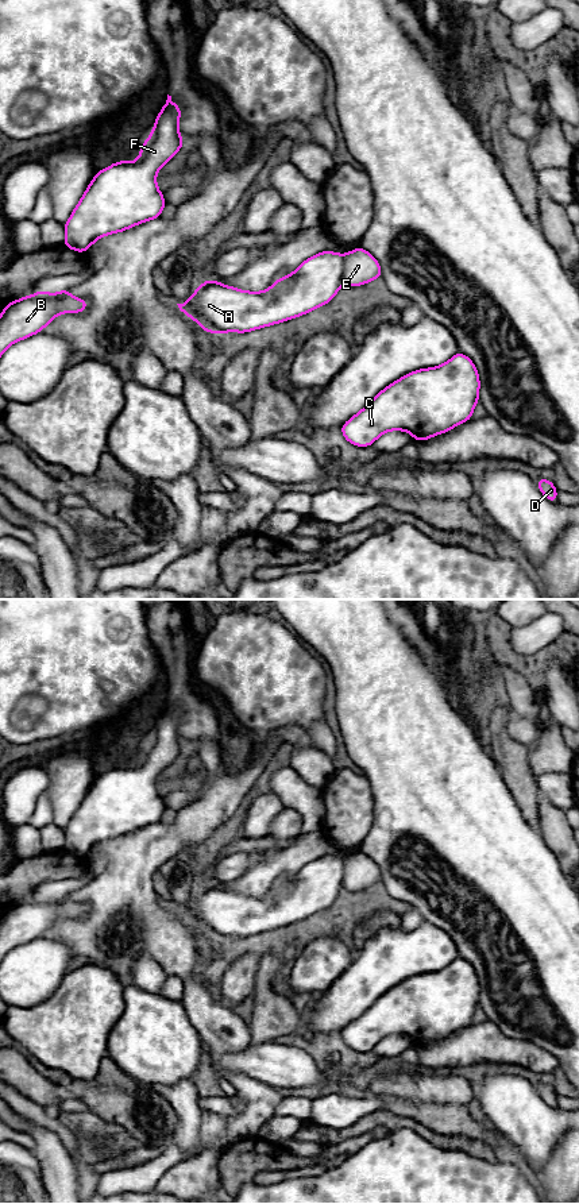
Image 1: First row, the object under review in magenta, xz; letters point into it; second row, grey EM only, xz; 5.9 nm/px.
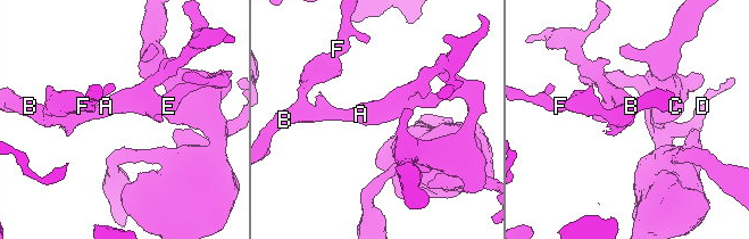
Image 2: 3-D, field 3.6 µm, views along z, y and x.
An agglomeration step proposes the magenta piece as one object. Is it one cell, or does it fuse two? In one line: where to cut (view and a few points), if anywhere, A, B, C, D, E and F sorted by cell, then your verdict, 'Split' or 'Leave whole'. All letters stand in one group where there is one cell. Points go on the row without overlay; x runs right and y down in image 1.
Split along xz (344, 860), (342, 887). Groups: A B F / C D E. Split

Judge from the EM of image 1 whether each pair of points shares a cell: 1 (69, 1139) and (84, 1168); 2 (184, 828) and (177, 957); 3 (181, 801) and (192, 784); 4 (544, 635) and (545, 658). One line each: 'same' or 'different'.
1: same
2: same
3: different
4: different

